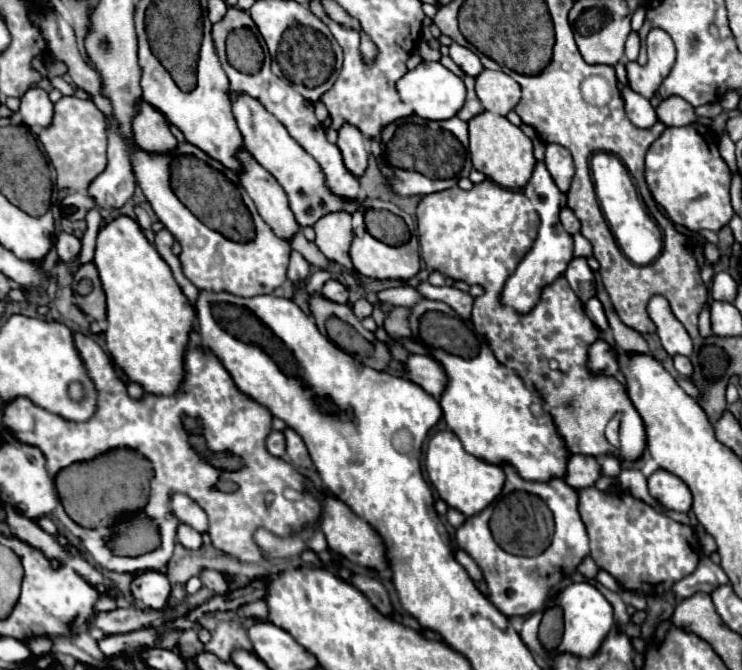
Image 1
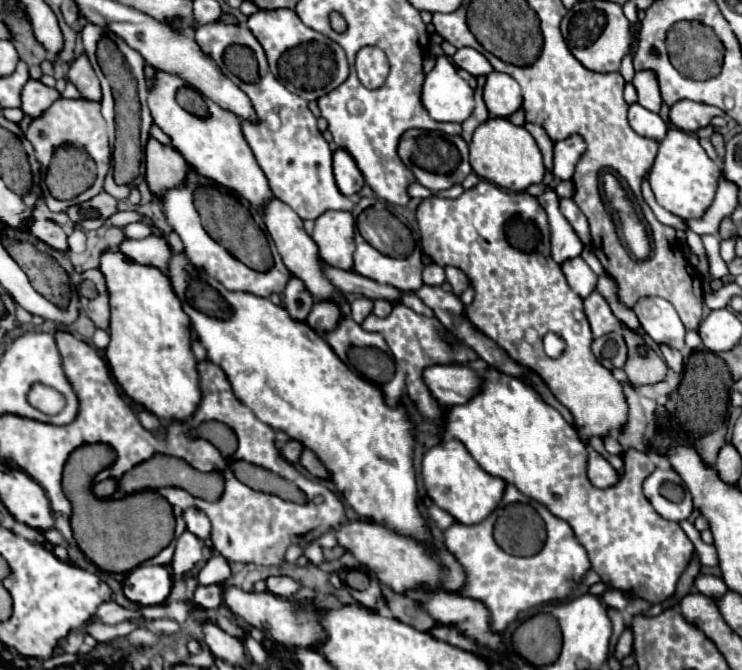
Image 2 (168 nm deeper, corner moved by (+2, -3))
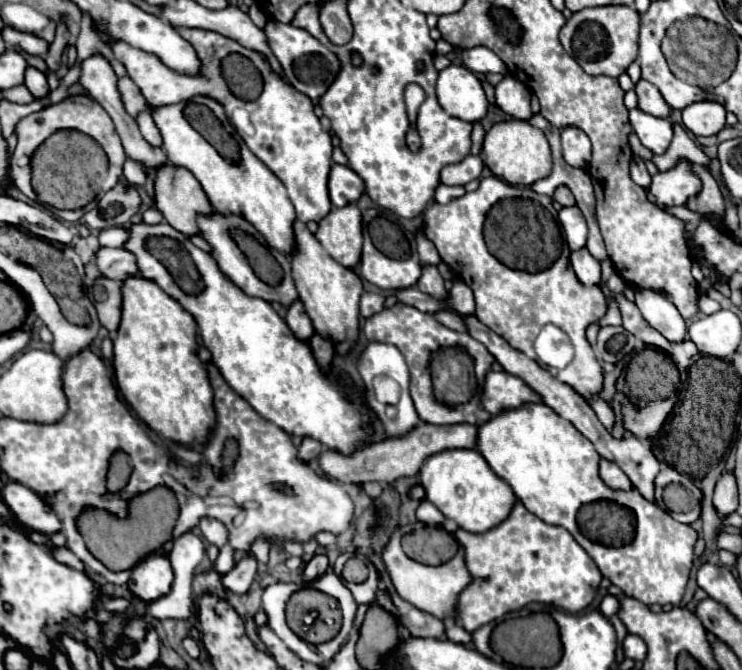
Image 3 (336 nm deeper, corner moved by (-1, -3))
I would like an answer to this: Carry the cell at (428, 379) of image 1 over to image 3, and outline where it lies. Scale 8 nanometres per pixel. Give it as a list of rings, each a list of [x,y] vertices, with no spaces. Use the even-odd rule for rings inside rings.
[[[488,372],[484,390],[482,390],[482,406],[496,416],[496,412],[504,412],[504,408],[520,408],[520,404],[540,404],[540,396],[524,384],[524,380],[516,376],[508,376],[508,372]]]

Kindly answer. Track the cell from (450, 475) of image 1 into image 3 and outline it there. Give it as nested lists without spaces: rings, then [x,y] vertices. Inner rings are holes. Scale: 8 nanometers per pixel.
[[[444,450],[430,456],[420,470],[420,484],[426,490],[426,498],[446,518],[474,534],[484,534],[504,522],[516,502],[512,488],[492,472],[484,456],[476,450]]]

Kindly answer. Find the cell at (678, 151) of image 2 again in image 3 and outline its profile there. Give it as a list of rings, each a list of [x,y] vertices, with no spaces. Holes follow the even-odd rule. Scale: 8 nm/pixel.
[[[680,160],[676,168],[652,176],[648,192],[658,206],[684,206],[690,196],[700,192],[700,180],[690,172],[690,164]]]

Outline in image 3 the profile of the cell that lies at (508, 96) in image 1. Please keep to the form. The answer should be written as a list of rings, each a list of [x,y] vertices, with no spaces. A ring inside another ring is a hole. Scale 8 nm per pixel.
[[[506,76],[496,86],[496,102],[504,114],[508,114],[516,120],[530,120],[532,118],[530,90],[514,76]]]

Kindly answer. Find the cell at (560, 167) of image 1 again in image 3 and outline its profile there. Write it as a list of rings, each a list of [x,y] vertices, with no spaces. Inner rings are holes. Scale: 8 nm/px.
[[[568,126],[562,130],[562,150],[564,150],[564,160],[570,166],[576,168],[586,168],[590,164],[590,138],[586,136],[584,130]]]

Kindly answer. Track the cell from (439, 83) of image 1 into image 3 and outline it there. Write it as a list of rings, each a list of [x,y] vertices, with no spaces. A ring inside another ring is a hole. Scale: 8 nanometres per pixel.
[[[448,66],[440,72],[436,94],[448,116],[480,122],[488,114],[488,100],[482,82],[464,66]]]

